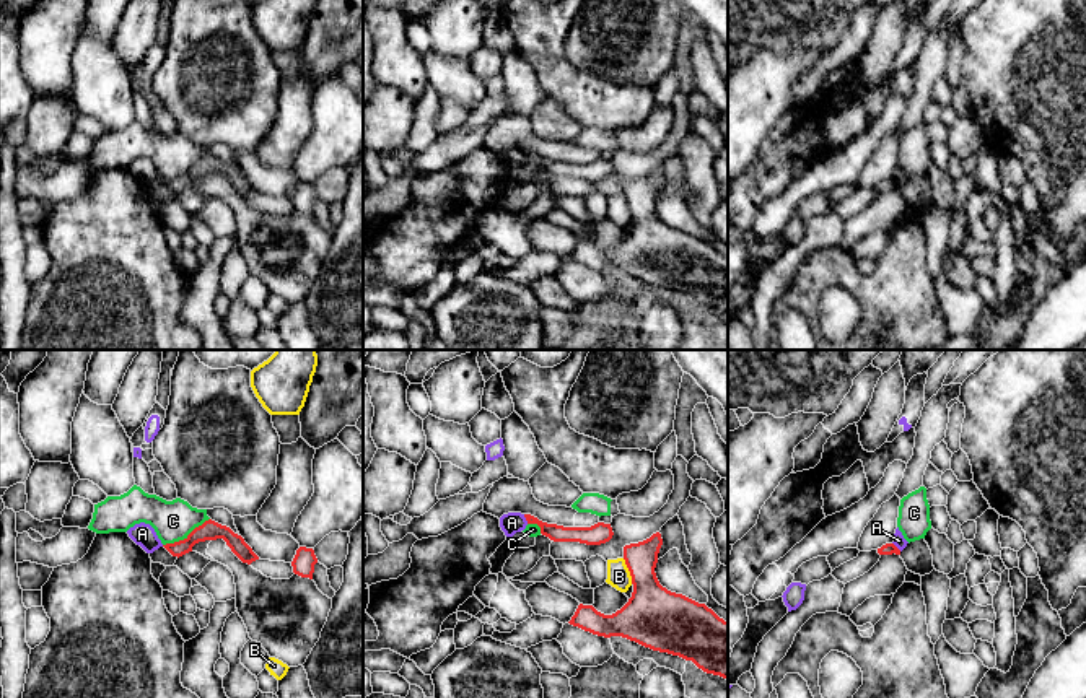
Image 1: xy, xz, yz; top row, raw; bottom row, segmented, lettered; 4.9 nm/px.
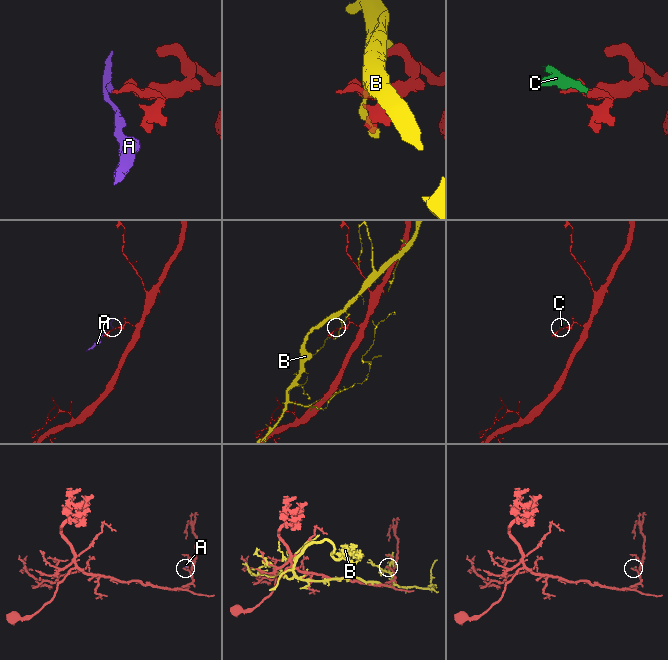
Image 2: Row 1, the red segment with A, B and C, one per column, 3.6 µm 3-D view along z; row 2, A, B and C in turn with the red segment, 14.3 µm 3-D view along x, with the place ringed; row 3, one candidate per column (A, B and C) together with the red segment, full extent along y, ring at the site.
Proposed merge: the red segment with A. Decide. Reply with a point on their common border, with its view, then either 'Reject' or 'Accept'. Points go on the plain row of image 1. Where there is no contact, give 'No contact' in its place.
Touches red at xz (526, 155). Reject

